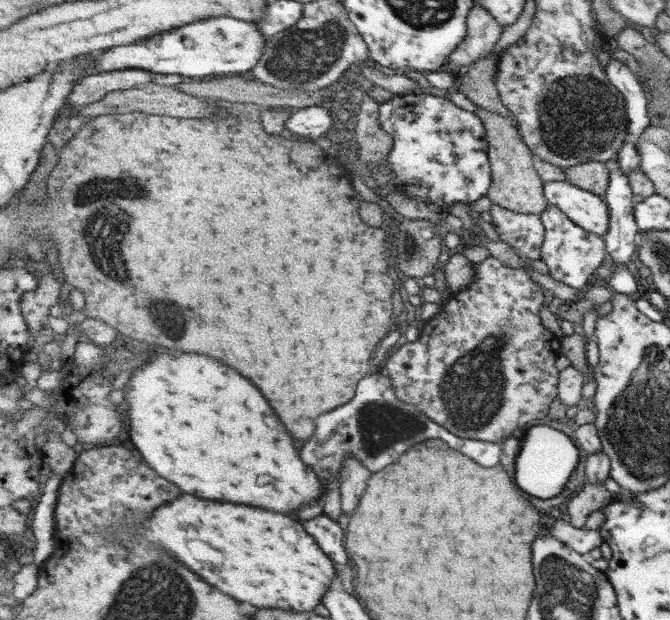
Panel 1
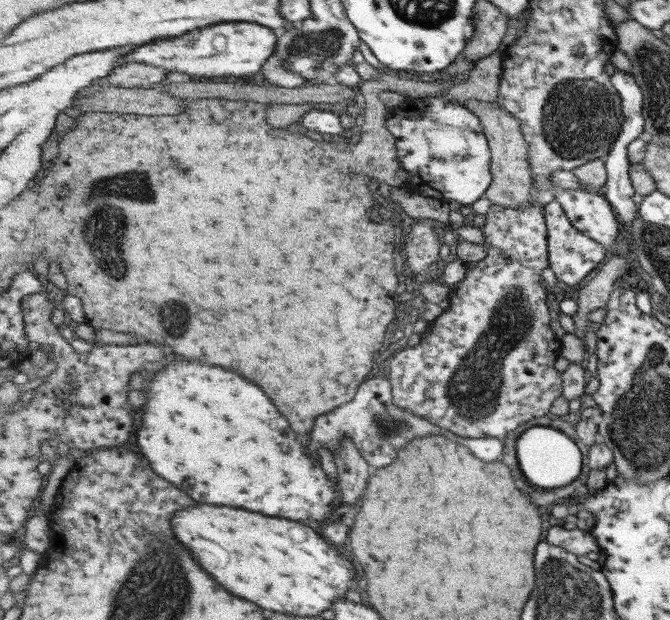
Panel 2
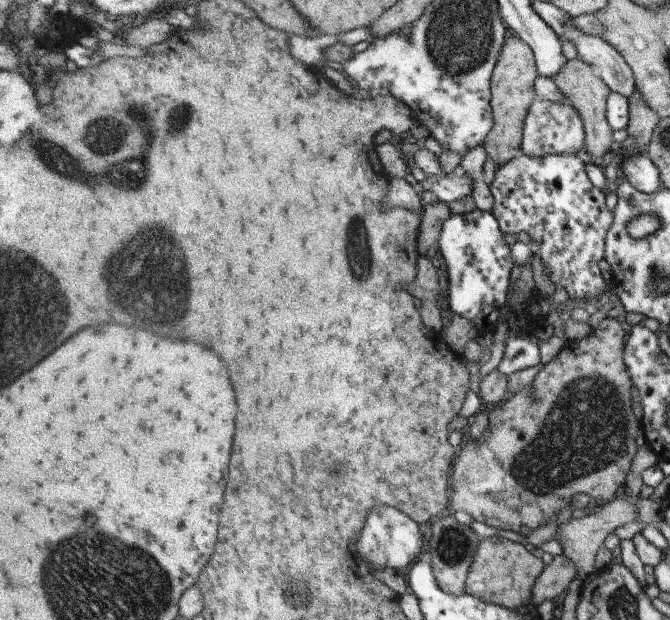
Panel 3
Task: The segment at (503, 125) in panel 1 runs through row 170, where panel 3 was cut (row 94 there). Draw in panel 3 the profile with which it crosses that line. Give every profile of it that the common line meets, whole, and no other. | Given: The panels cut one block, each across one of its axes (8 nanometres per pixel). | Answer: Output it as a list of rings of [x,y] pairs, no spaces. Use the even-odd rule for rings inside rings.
[[[519,35],[507,37],[492,80],[492,104],[496,123],[483,144],[487,155],[495,162],[496,168],[523,153],[524,124],[530,108],[538,98],[536,82],[539,77],[536,56],[531,45]]]

